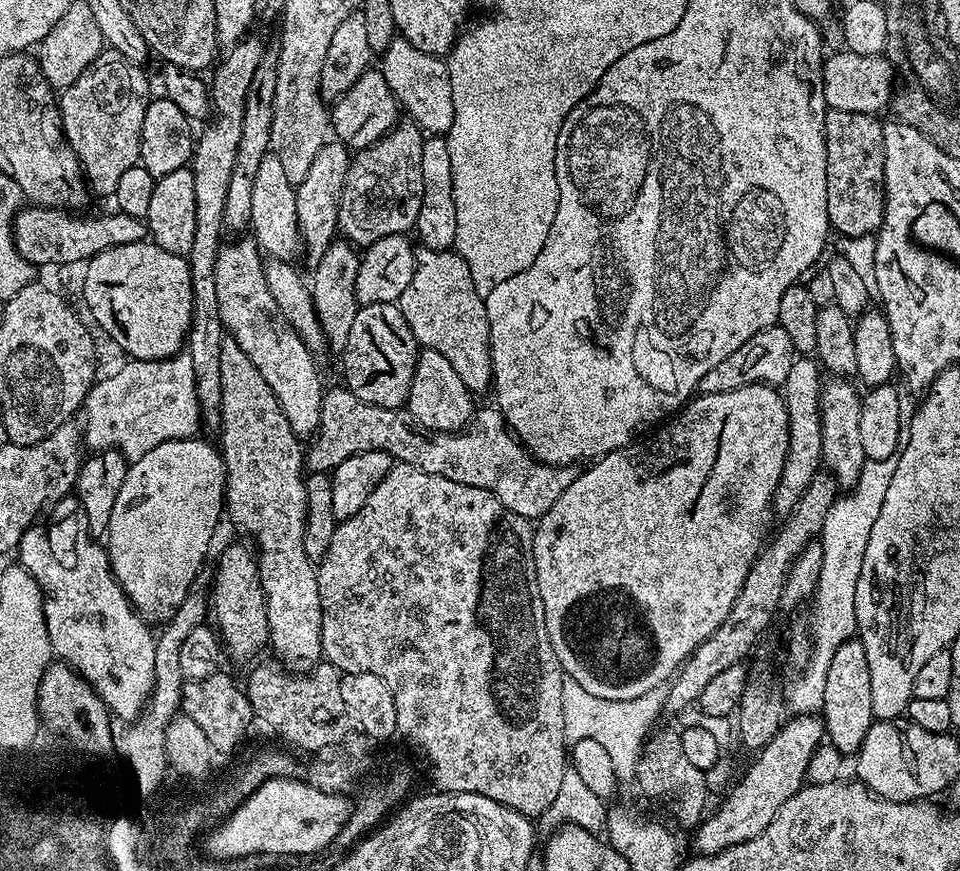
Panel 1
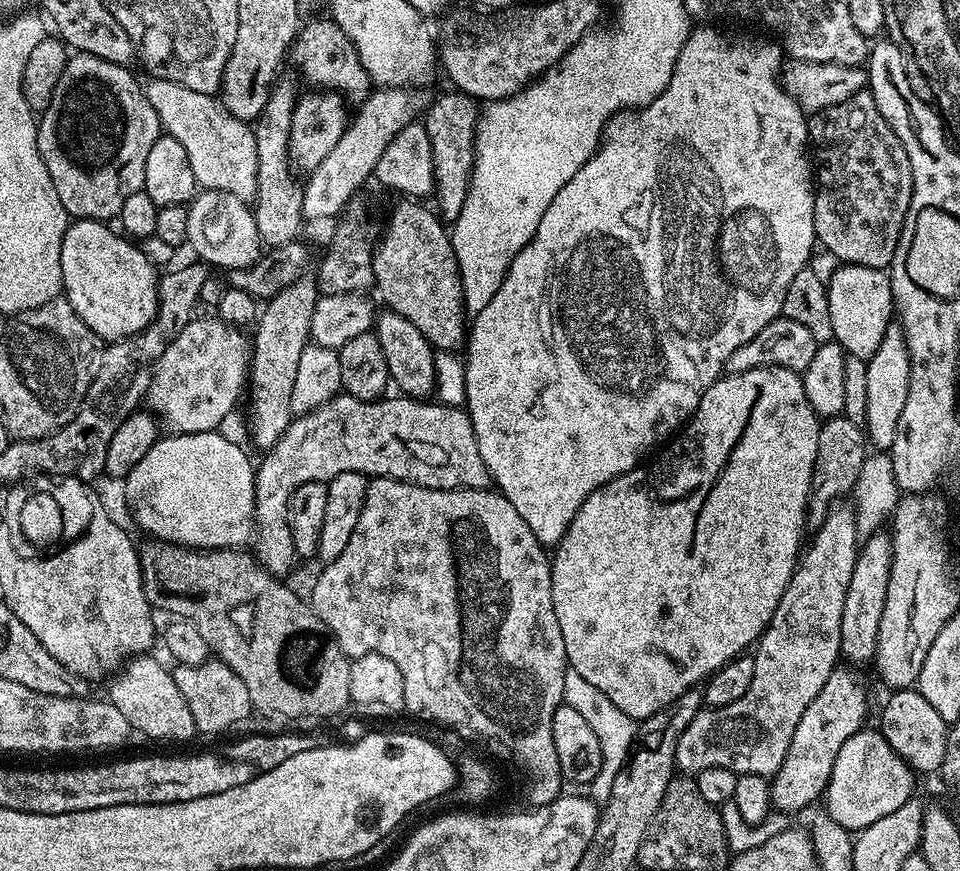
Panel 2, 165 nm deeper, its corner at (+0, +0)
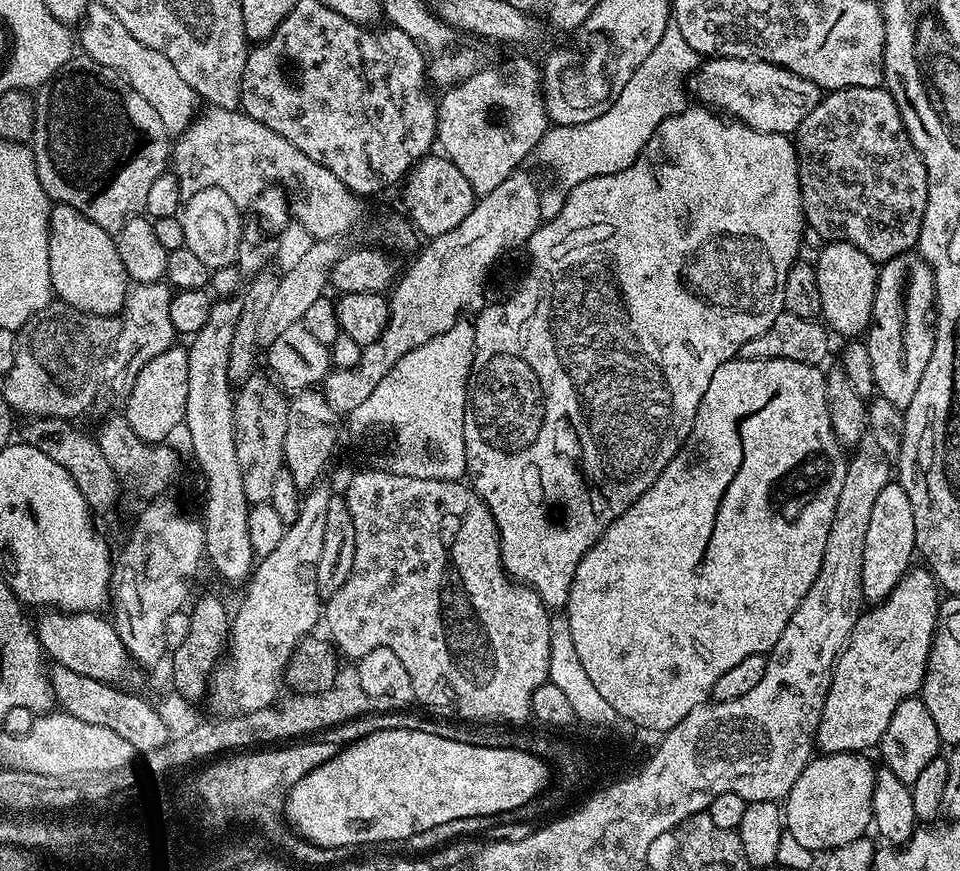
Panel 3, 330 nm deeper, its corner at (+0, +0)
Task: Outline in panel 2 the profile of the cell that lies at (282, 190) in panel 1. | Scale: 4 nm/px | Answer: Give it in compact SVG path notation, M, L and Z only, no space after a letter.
M155 78L149 81L143 85L146 98L158 114L161 129L178 138L185 147L197 185L201 189L229 192L246 202L255 201L258 146L253 125L231 116L216 96L198 94L198 90L190 90L190 86L182 86L178 82Z

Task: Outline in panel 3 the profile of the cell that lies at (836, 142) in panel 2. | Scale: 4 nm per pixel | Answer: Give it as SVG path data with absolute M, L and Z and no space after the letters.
M858 86L829 91L802 118L794 133L794 143L800 163L800 201L811 231L813 228L828 242L844 240L858 246L862 254L877 262L898 258L919 245L922 218L926 214L928 175L887 88Z

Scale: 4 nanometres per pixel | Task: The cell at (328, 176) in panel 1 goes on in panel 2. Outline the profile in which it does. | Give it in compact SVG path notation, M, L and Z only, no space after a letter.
M308 279L295 280L266 301L255 325L256 337L253 335L250 340L252 421L248 428L260 450L273 448L294 419L290 394L294 394L294 377L298 374L302 350L310 344L310 322L314 318L314 306L318 299L317 281Z

